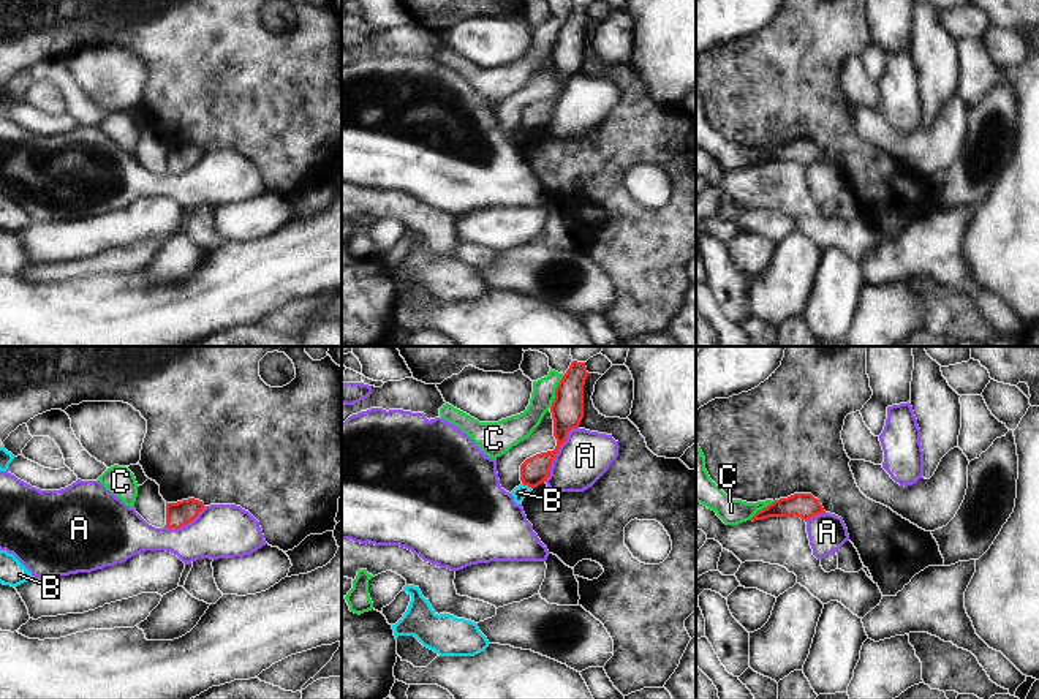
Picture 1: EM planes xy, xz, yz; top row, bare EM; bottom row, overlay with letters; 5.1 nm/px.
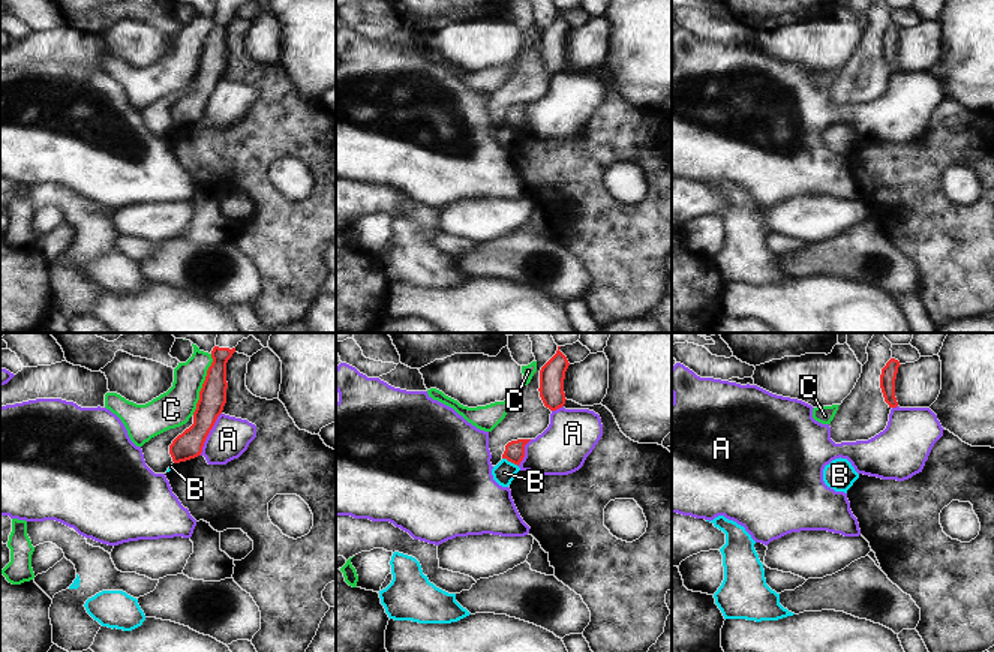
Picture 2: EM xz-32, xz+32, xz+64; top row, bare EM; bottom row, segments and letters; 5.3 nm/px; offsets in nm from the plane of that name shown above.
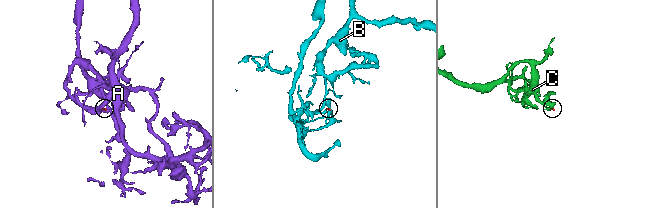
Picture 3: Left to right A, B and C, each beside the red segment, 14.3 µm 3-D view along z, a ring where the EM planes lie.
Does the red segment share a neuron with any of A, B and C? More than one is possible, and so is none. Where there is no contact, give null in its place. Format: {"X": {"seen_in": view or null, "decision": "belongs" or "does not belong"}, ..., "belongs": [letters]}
{"A": {"seen_in": "xz", "decision": "does not belong"}, "B": {"seen_in": "xz", "decision": "does not belong"}, "C": {"seen_in": "xz", "decision": "does not belong"}, "belongs": []}

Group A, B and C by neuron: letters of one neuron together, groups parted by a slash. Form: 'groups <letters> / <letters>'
groups A / B / C

